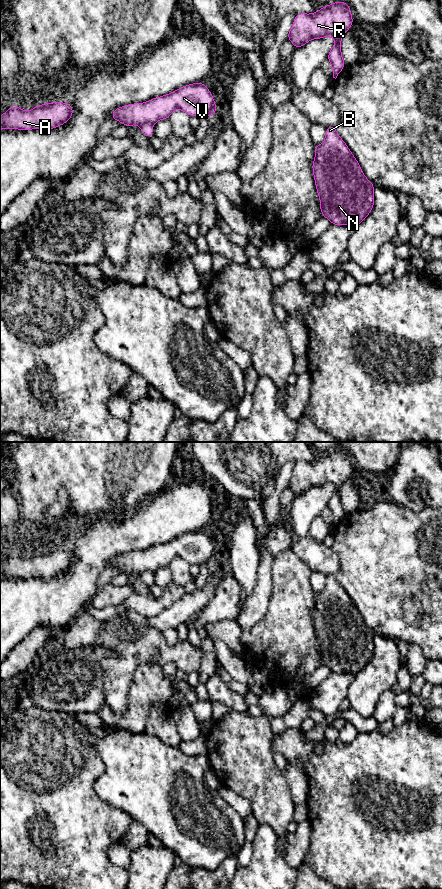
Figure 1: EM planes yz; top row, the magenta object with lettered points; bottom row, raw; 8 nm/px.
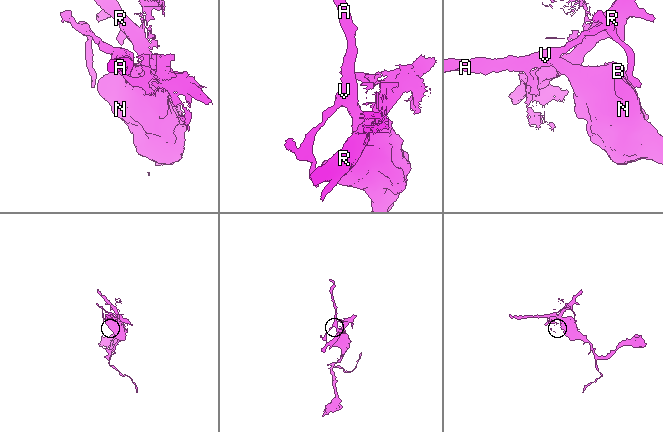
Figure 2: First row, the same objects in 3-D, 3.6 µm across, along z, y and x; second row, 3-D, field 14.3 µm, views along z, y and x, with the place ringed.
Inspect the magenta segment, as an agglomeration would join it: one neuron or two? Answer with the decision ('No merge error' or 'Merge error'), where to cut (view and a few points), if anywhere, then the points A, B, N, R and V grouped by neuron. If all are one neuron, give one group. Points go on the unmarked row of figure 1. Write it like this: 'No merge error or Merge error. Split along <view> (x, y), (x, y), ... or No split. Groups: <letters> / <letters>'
Merge error. Split along yz (152, 573), (143, 571), (140, 574). Groups: A B N V / R

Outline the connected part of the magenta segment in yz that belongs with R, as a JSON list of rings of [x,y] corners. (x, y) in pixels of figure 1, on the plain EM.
[[[344,449],[334,450],[312,462],[296,462],[286,486],[297,497],[312,487],[333,485],[335,492],[330,497],[327,508],[331,511],[333,526],[336,527],[345,514],[341,501],[341,488],[353,471],[350,453]]]

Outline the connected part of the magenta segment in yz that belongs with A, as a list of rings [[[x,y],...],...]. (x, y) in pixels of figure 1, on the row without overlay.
[[[62,549],[36,553],[30,559],[10,554],[7,560],[0,564],[0,577],[51,578],[67,571],[73,560],[72,553]]]

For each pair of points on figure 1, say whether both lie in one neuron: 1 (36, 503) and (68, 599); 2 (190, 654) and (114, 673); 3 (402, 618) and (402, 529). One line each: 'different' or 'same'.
1: different
2: same
3: same

